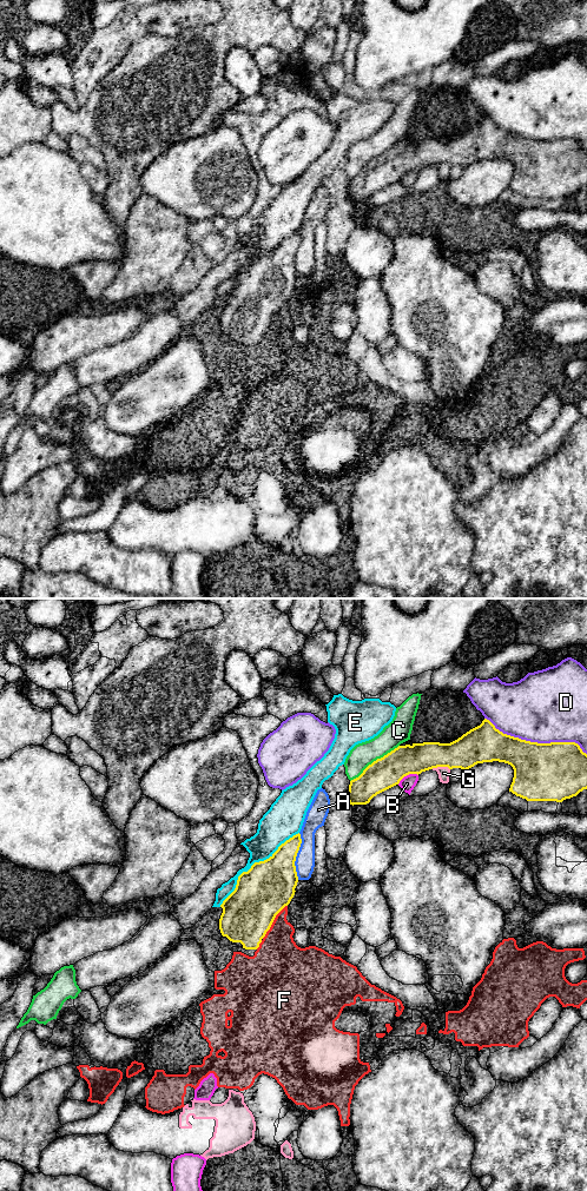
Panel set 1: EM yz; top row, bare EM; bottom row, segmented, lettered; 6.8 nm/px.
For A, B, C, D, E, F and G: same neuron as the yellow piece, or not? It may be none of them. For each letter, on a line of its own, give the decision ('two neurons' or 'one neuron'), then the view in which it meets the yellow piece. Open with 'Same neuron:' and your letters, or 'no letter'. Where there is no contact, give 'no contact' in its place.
Same neuron: no letter
A: two neurons | yz
B: two neurons | yz
C: two neurons | yz
D: two neurons | yz
E: two neurons | yz
F: two neurons | yz
G: two neurons | yz

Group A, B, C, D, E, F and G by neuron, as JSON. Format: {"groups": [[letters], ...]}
{"groups": [["A"], ["B"], ["C"], ["D"], ["E"], ["F"], ["G"]]}

